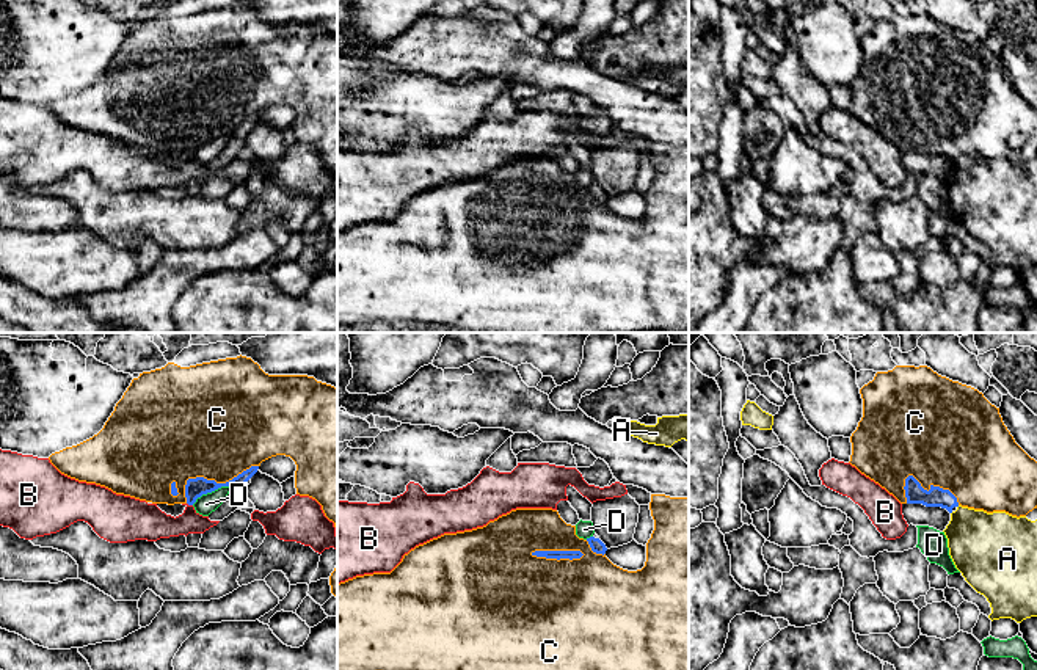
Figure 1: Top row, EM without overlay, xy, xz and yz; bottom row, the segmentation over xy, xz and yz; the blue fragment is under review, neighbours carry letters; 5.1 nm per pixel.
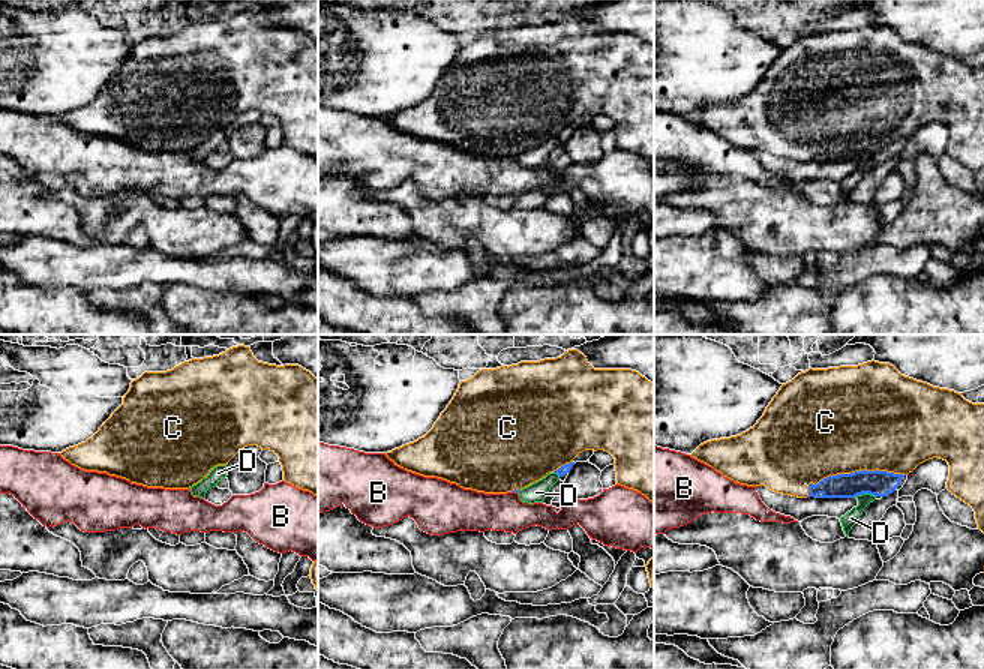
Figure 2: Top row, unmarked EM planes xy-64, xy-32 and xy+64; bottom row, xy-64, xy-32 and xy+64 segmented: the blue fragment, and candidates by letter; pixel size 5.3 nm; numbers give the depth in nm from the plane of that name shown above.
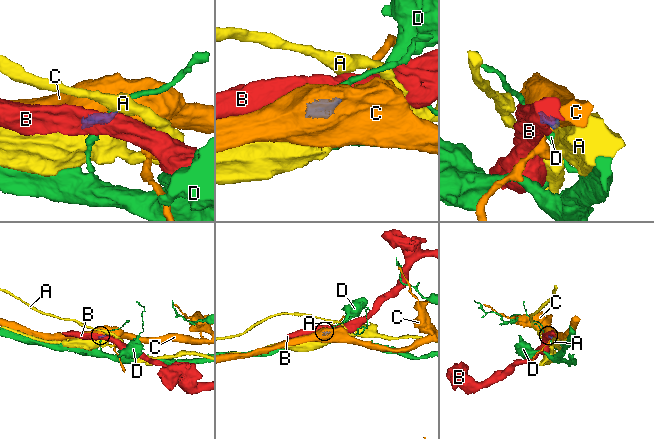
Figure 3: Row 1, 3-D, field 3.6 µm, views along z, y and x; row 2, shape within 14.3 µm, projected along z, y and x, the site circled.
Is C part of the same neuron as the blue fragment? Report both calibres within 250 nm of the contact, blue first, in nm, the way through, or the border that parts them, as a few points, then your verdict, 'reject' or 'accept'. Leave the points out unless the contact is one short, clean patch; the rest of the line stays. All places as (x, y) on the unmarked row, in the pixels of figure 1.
50/420 nm | accept

